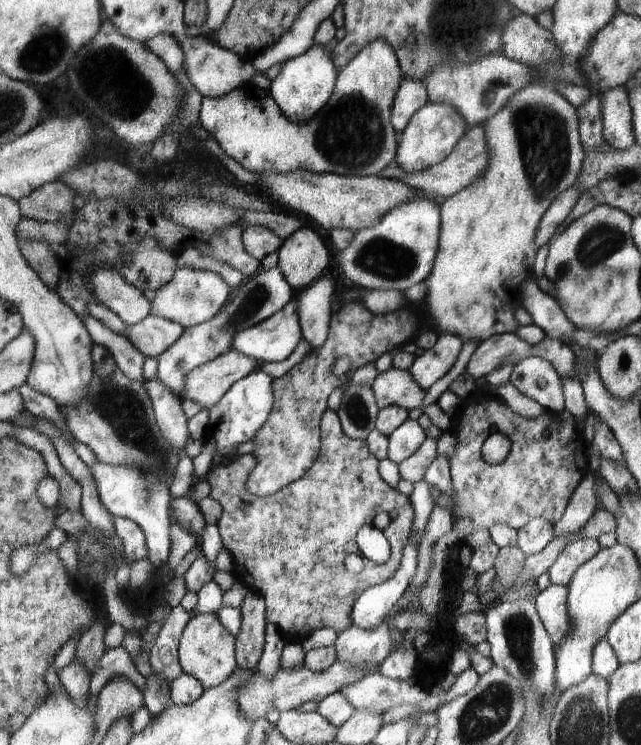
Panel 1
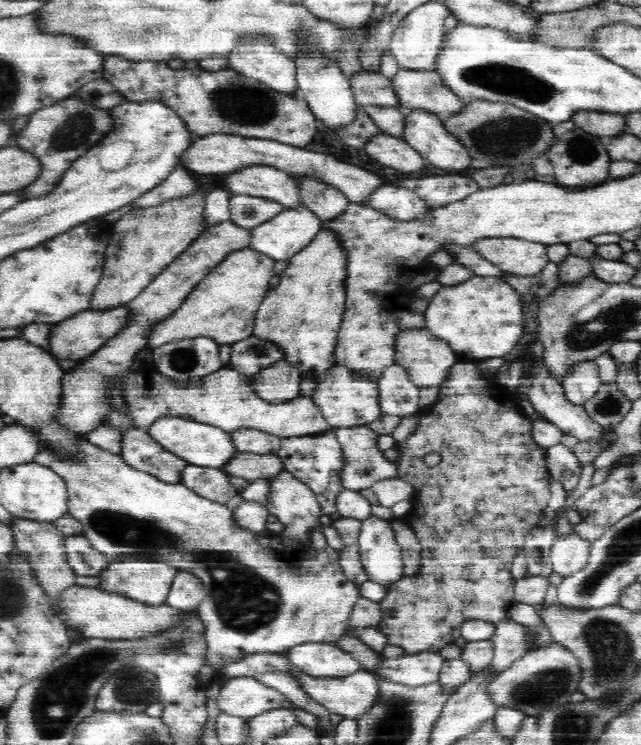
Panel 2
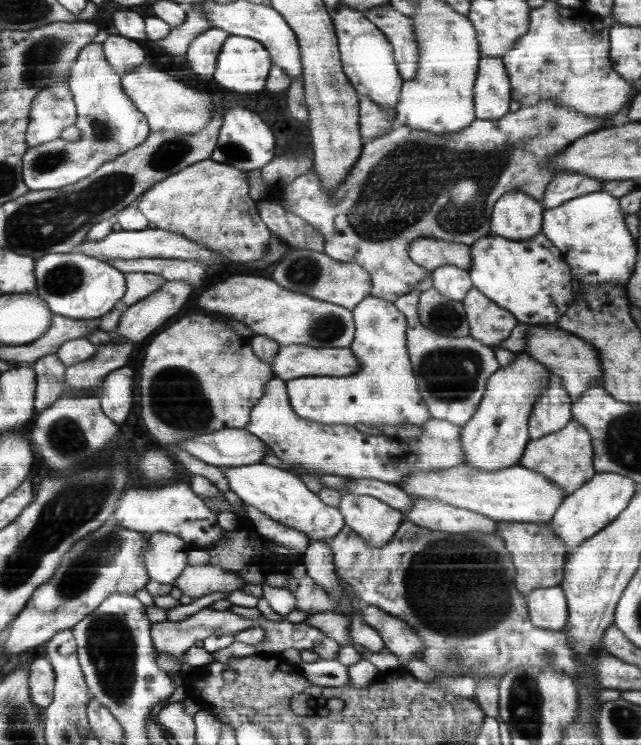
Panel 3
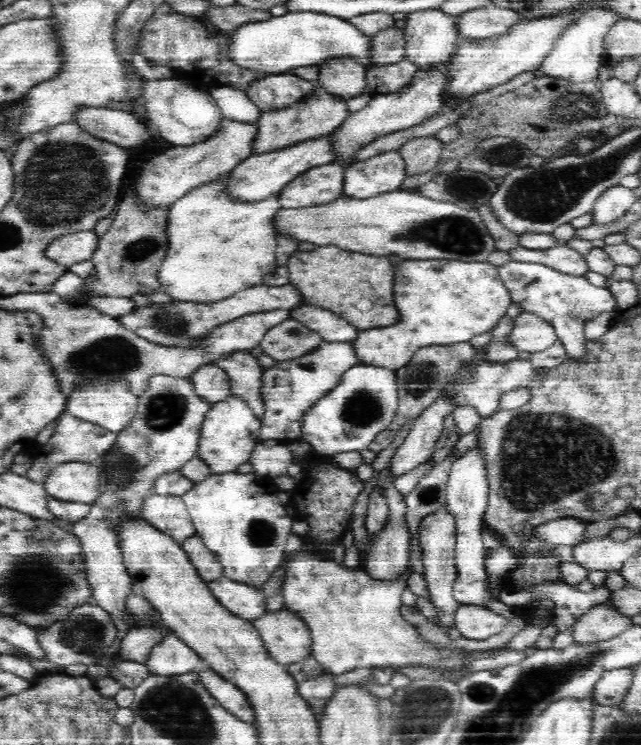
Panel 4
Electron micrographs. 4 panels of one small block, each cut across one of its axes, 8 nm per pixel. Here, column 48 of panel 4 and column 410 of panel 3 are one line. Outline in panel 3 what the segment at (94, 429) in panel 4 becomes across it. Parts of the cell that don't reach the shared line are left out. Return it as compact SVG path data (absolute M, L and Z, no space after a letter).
M274 377L266 388L265 395L261 396L257 406L253 408L249 424L243 429L263 440L278 458L294 466L352 479L368 477L396 484L402 479L408 479L416 471L442 471L466 463L465 451L462 447L462 427L450 421L430 419L428 423L421 424L422 434L416 440L388 438L386 435L367 435L347 424L324 424L299 417L288 398L287 382Z

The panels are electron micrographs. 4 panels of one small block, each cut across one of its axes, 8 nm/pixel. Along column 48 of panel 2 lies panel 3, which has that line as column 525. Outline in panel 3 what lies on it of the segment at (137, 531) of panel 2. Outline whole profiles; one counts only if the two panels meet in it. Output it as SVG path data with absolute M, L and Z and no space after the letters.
M571 419L564 428L553 432L552 435L546 435L542 439L536 440L531 438L520 464L524 468L533 469L534 472L544 473L549 480L556 481L561 488L565 489L567 496L584 486L598 473L594 467L596 452L594 452L592 442L592 435L588 429L577 420Z

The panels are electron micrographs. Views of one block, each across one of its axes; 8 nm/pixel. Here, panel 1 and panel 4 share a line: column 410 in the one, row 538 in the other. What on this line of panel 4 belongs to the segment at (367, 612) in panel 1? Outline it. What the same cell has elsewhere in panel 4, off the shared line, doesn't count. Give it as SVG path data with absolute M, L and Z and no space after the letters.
M560 519L540 524L536 528L535 538L540 538L553 545L575 545L581 543L586 530L585 523L578 519Z

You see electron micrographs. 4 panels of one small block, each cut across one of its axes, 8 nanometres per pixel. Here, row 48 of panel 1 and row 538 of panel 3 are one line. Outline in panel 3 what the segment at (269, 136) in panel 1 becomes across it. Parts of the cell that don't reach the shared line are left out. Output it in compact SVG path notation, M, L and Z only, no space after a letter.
M343 493L337 507L345 516L346 526L378 548L389 543L405 522L400 510L375 496Z

